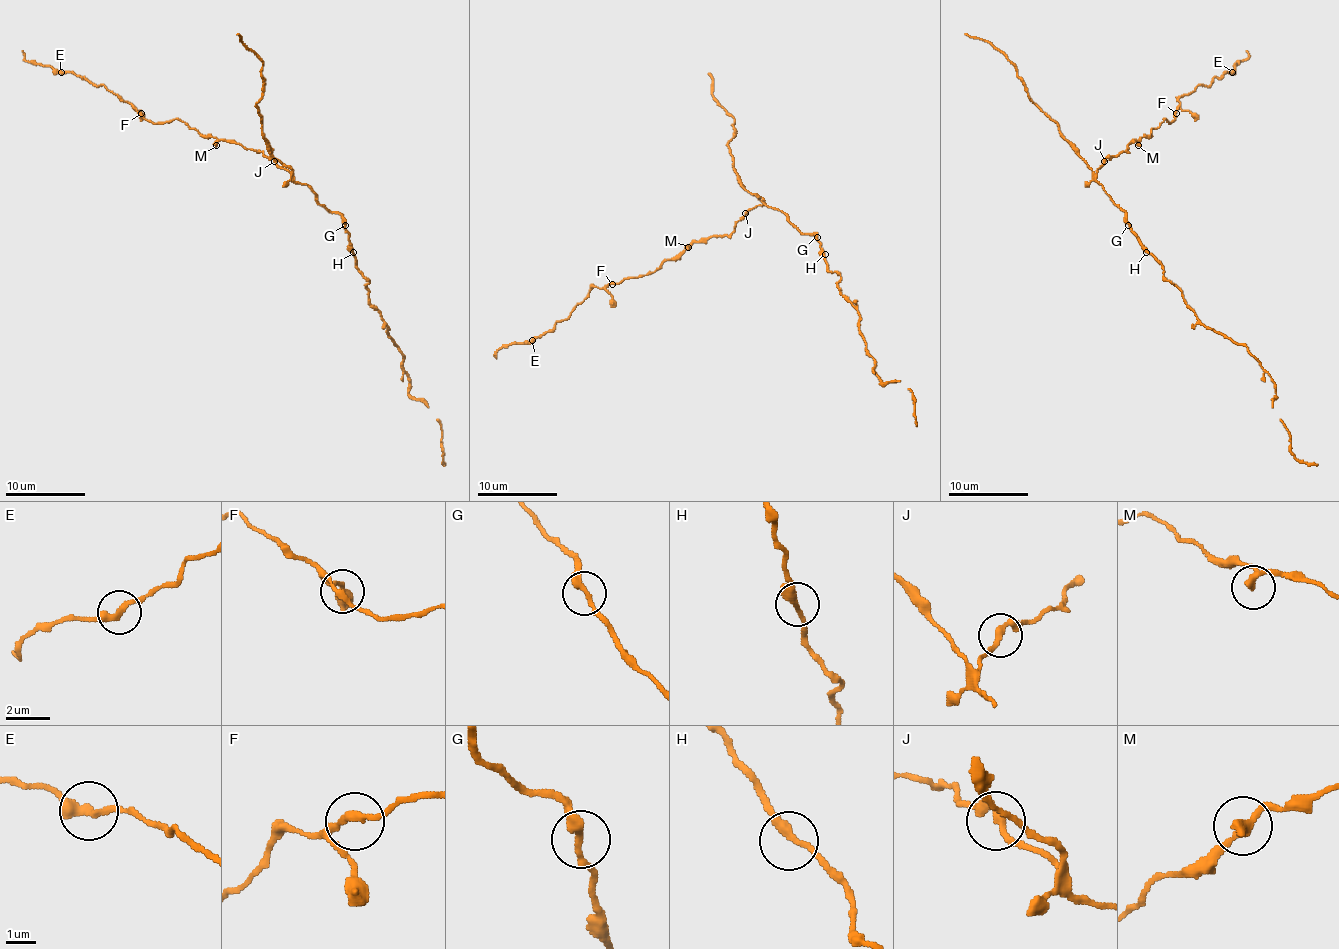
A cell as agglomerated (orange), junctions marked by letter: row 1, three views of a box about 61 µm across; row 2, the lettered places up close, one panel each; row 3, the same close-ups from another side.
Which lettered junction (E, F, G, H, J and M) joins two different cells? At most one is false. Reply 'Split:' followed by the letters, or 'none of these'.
Split: none of these

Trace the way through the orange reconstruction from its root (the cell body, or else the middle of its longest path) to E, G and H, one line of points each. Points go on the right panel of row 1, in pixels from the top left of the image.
E: (1110, 197), (1098, 183), (1096, 171), (1132, 141), (1146, 137), (1166, 119), (1170, 123), (1182, 95), (1231, 72)
G: (1110, 197), (1124, 213), (1124, 221), (1128, 225)
H: (1110, 197), (1124, 213), (1128, 227), (1146, 252)

